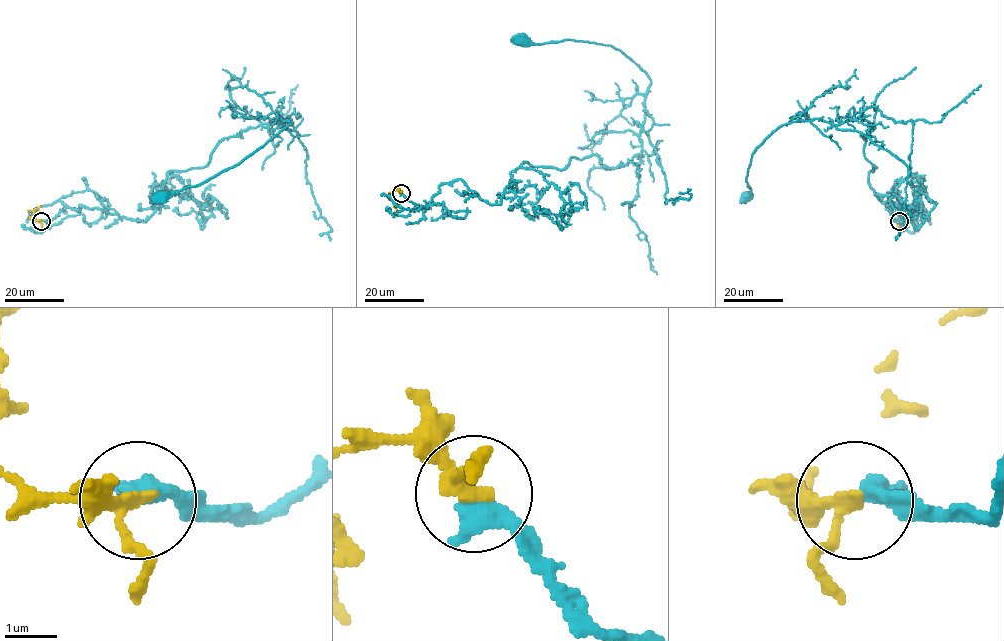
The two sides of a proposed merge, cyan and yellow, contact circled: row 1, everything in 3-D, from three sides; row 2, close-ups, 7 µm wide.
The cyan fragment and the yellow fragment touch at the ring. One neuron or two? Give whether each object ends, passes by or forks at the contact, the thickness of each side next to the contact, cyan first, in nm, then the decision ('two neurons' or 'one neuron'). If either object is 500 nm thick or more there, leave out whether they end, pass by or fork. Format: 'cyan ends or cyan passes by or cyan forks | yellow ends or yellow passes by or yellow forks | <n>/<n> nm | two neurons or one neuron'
cyan ends | yellow passes by | 440/220 nm | two neurons

